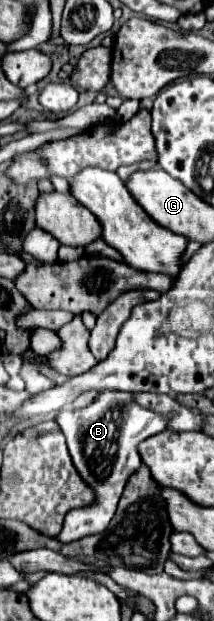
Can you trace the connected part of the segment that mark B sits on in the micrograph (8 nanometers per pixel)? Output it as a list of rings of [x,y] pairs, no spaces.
[[[102,392],[98,398],[82,410],[62,410],[56,418],[60,424],[72,462],[84,482],[94,490],[94,502],[90,506],[74,508],[66,514],[62,530],[58,534],[60,542],[72,542],[88,534],[104,532],[114,516],[118,500],[122,496],[126,478],[140,466],[138,444],[166,428],[166,418],[138,406],[132,392]]]

